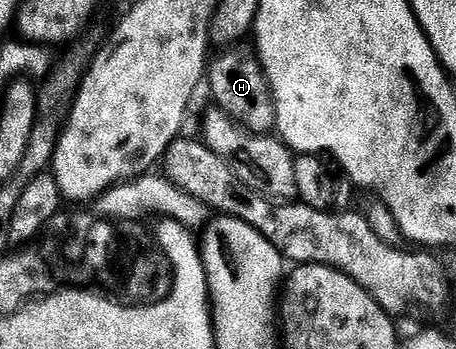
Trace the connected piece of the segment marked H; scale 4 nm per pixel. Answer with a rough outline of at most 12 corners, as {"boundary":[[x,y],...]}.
{"boundary":[[229,47],[205,75],[214,106],[254,135],[276,130],[258,54]]}

